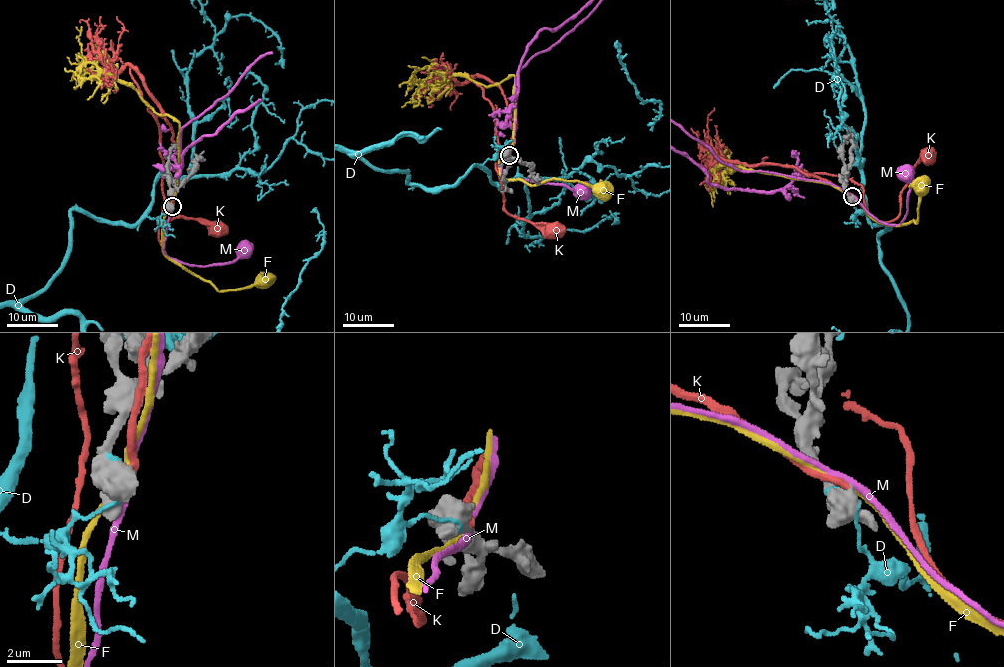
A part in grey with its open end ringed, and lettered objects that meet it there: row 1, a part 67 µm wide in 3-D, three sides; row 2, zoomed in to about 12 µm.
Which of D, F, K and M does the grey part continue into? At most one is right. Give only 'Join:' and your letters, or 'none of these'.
Join: K

